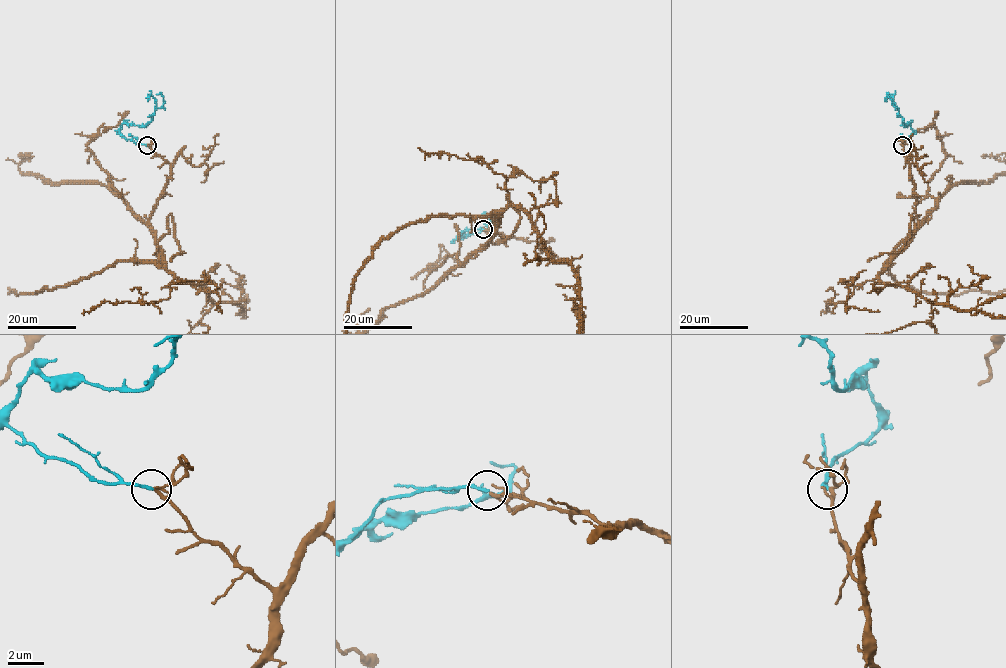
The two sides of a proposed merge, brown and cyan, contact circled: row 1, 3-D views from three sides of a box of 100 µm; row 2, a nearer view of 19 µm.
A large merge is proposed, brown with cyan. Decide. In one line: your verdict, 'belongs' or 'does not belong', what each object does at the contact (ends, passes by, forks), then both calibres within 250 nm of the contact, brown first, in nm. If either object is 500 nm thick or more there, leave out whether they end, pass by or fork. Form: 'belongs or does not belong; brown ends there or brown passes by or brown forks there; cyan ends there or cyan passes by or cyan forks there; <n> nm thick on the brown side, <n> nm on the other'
belongs; brown forks there; cyan ends there; 130 nm thick on the brown side, 170 nm on the other

